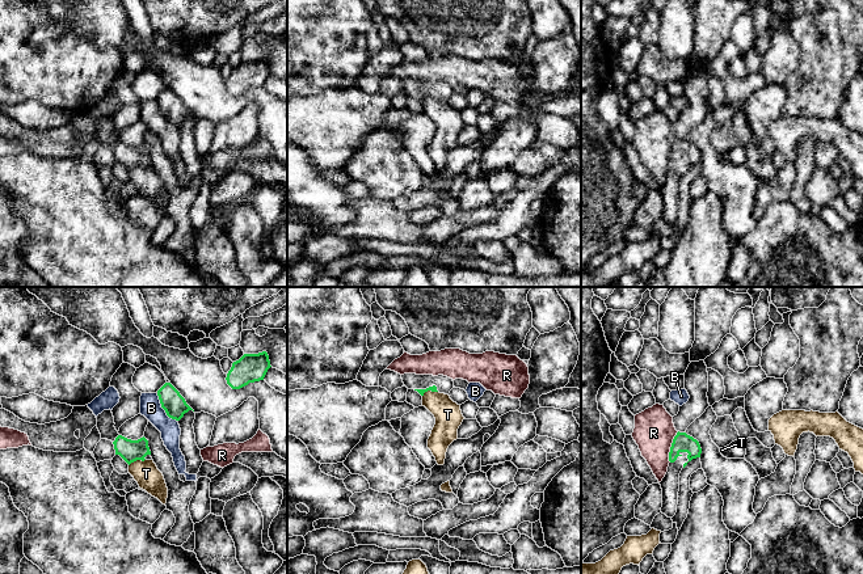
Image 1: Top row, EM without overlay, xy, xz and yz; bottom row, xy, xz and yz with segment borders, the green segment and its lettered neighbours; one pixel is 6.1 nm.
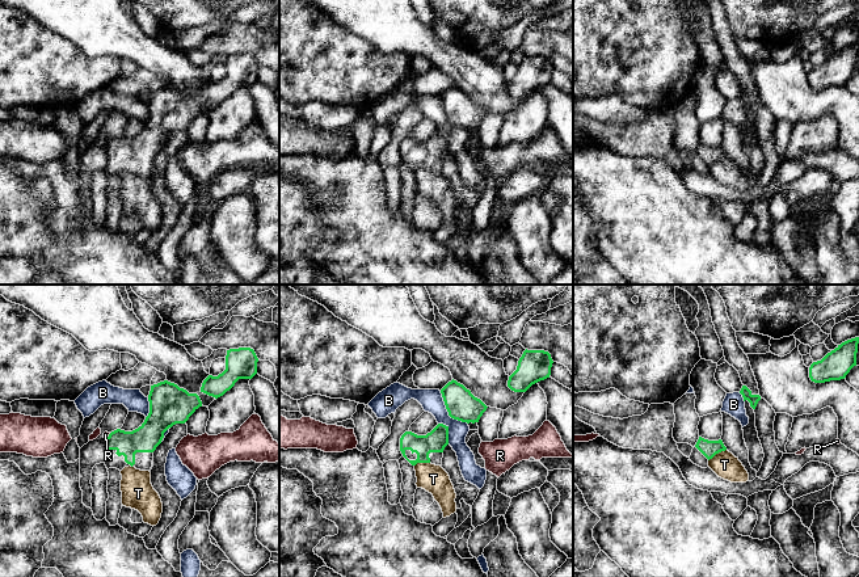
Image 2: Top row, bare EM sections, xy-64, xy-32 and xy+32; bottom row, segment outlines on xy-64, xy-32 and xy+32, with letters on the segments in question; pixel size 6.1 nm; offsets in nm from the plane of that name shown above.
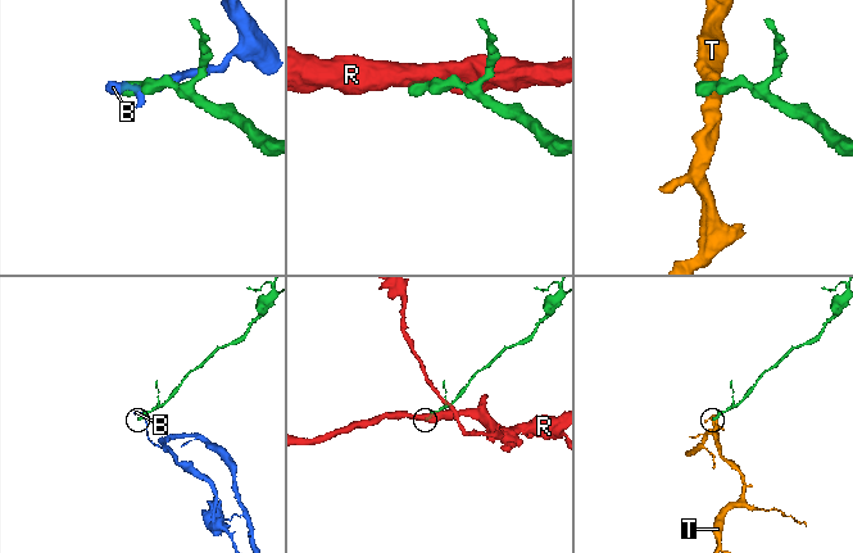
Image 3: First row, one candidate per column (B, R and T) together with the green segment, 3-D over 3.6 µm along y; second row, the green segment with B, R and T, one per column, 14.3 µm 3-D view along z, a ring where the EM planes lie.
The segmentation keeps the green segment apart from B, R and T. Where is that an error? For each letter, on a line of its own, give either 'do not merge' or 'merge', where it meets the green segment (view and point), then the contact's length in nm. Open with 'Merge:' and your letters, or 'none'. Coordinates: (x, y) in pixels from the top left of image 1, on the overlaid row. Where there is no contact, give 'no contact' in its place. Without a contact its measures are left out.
Merge: none
B: do not merge; contact xy (163, 408); length 220 nm
R: do not merge; contact yz (670, 447); length 200 nm
T: do not merge; contact xy (137, 459); length 110 nm

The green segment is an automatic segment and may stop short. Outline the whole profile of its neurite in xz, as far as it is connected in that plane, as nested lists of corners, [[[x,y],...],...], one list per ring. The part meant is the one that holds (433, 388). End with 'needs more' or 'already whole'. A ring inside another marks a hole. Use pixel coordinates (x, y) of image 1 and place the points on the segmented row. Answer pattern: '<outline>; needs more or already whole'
[[[404,373],[401,375],[403,383],[408,389],[417,391],[421,396],[424,396],[425,392],[439,392],[449,394],[450,391],[454,388],[452,379],[438,375],[416,375],[416,373]]]; needs more

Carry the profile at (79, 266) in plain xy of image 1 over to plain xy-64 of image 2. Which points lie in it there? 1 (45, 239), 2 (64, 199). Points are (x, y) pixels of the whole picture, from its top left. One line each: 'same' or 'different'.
1: different
2: same

